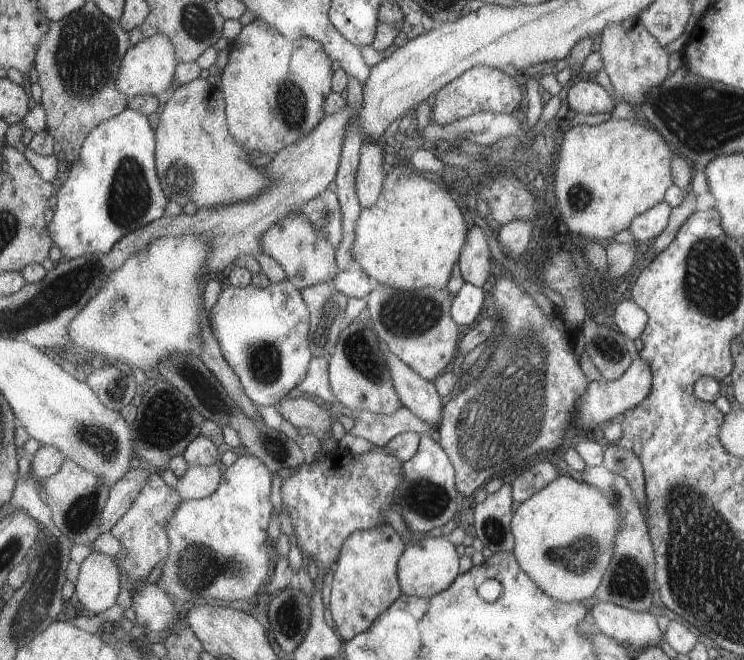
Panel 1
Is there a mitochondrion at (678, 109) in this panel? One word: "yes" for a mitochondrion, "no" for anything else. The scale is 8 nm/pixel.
yes

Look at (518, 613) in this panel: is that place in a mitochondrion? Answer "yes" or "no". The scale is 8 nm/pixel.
no

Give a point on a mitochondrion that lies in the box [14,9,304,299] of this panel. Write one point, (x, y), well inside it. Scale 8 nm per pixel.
(87, 46)

